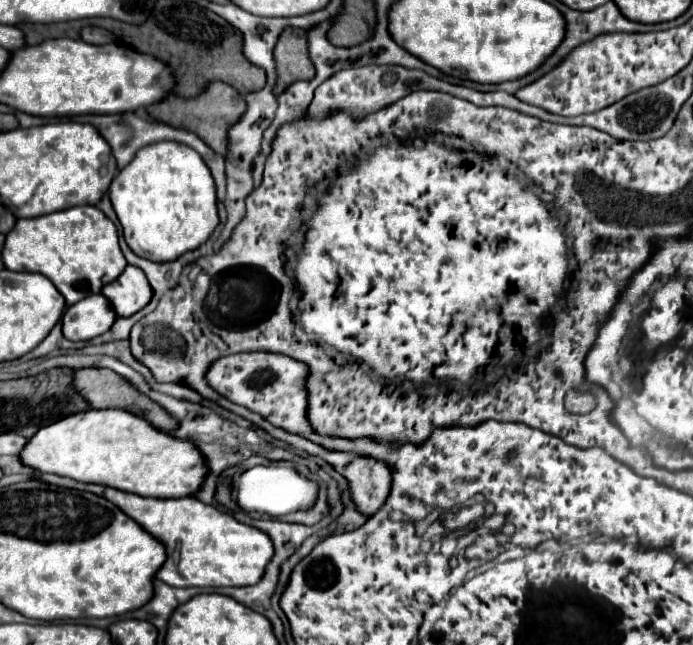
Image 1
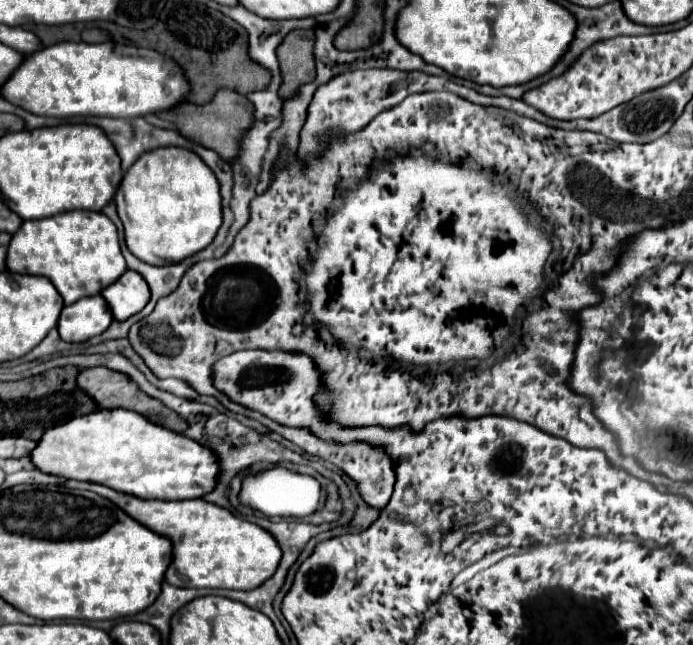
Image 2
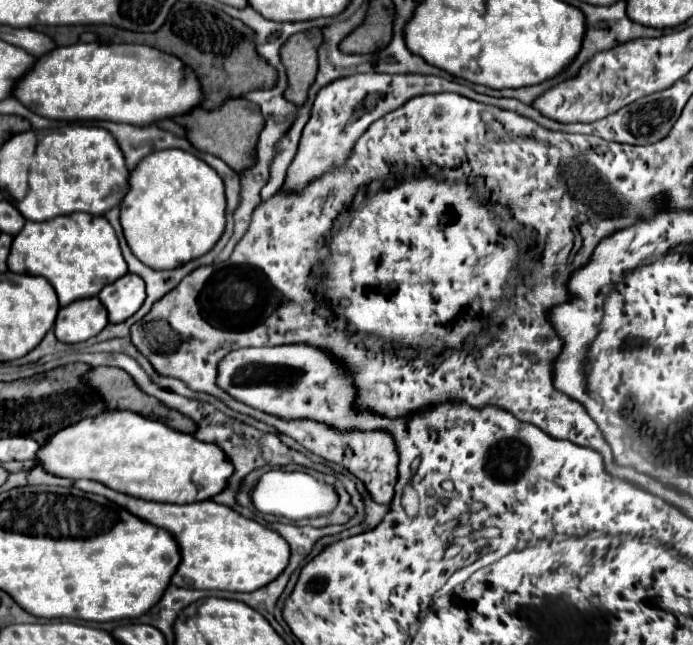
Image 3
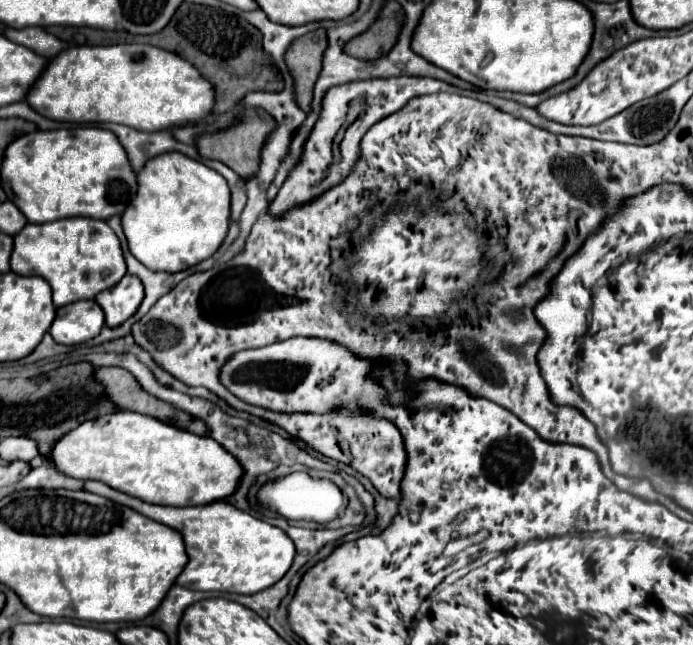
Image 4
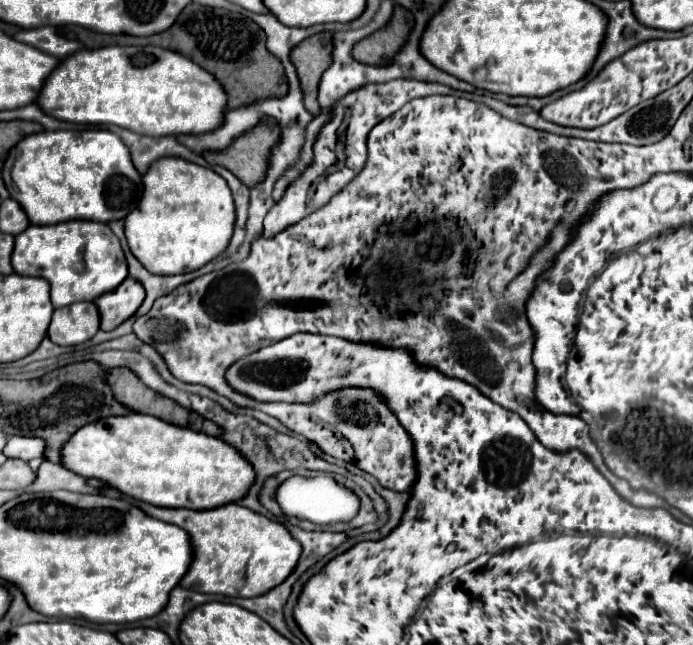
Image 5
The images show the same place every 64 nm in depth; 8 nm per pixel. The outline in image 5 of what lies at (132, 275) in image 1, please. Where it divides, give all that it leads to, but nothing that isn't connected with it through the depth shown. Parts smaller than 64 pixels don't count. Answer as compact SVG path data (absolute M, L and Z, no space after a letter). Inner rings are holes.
M126 278L116 290L100 296L96 306L100 310L100 328L104 332L114 330L118 324L128 320L144 300L144 288L138 280Z

